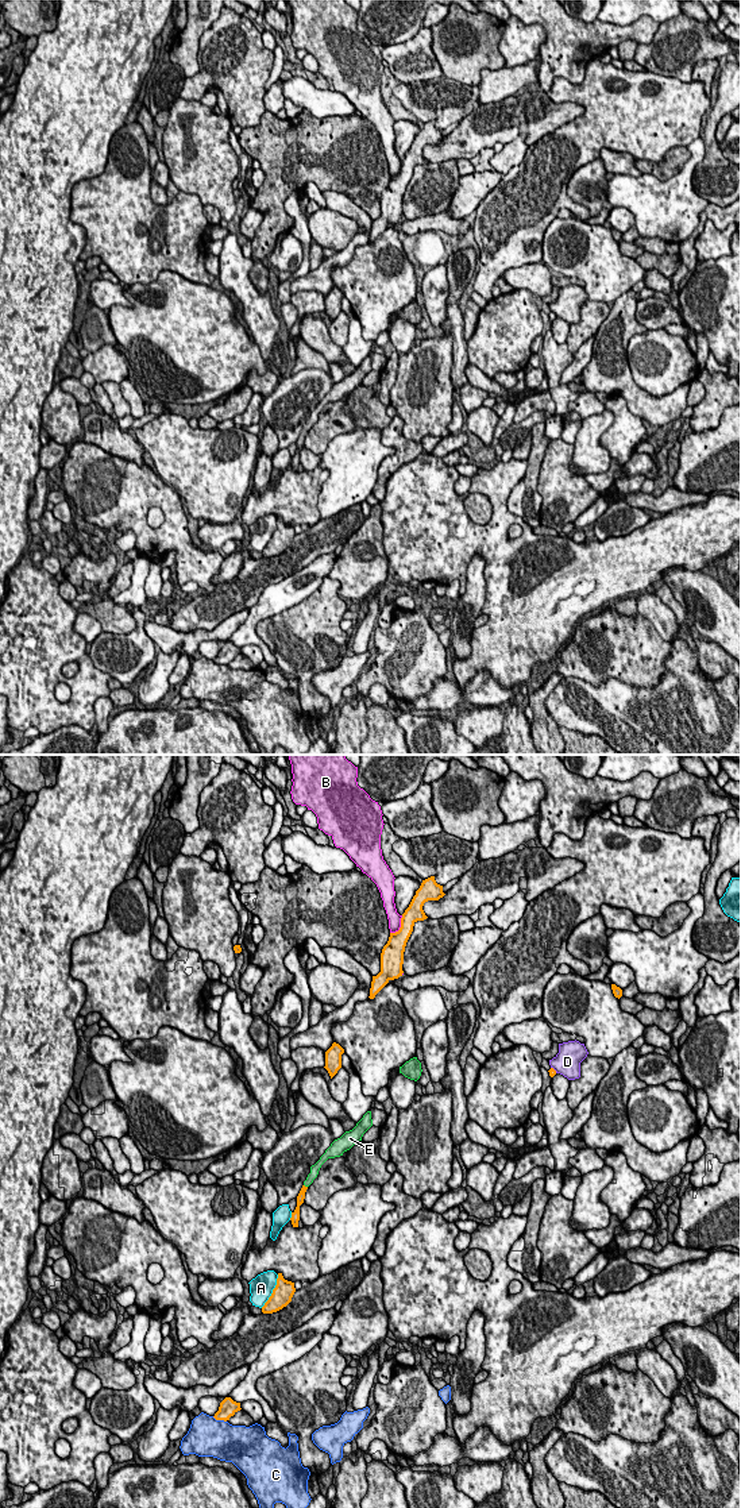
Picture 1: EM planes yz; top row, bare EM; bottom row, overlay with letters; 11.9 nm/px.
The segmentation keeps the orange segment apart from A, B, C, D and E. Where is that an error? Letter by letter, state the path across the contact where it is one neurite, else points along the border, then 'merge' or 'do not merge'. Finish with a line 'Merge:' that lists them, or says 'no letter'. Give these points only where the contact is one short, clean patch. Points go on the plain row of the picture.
A: do not merge
B: do not merge
C: do not merge
D: do not merge
E: runs through yz (300, 443), (304, 429), (315, 412); merge
Merge: E

